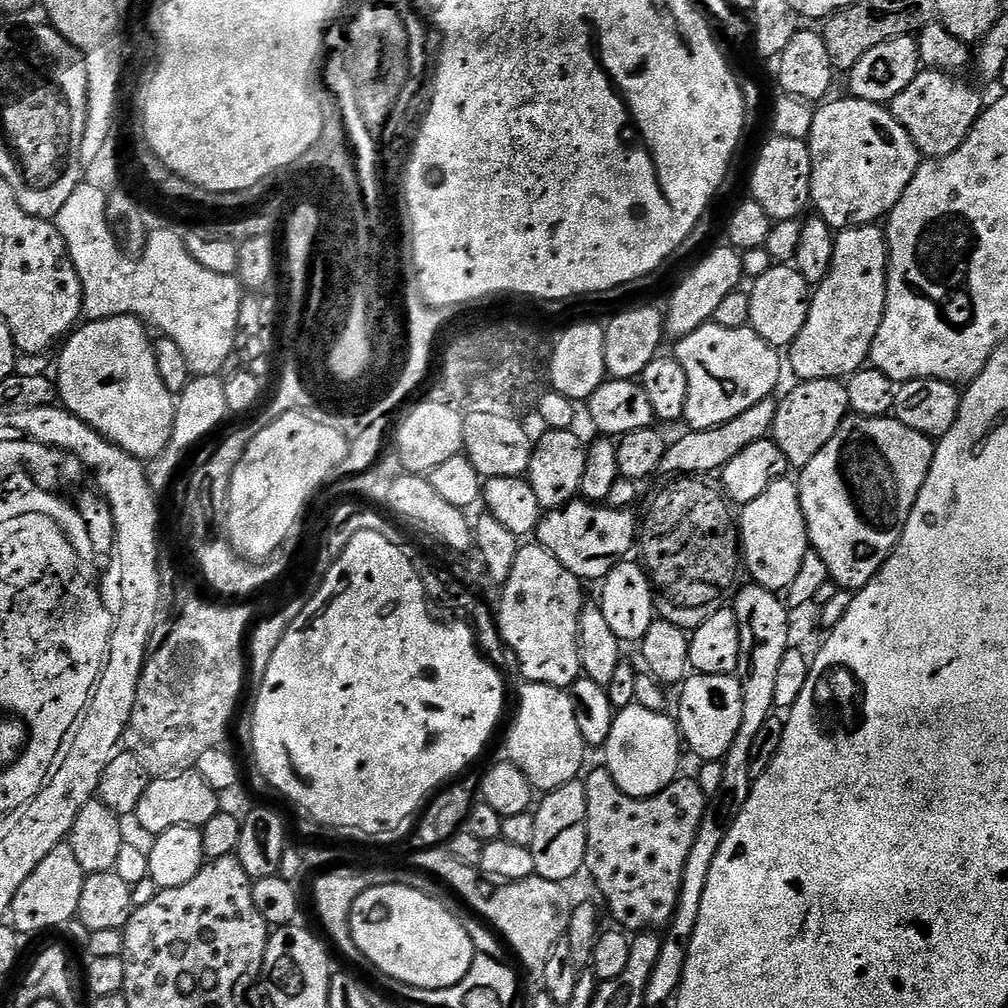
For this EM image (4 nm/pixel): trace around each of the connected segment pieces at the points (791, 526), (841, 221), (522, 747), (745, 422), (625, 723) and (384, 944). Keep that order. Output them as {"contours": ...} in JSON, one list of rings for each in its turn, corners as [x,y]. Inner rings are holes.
{"contours":[[[[795,479],[776,480],[754,502],[738,512],[738,531],[742,545],[742,564],[755,583],[768,592],[783,593],[798,578],[802,558],[810,551],[808,526],[800,501],[800,485]]],[[[829,99],[813,111],[810,134],[806,141],[812,159],[810,204],[820,211],[817,212],[819,219],[825,220],[833,230],[861,228],[864,224],[883,221],[900,201],[906,186],[910,186],[910,178],[914,178],[922,163],[920,152],[914,146],[910,134],[892,117],[885,105],[847,99]]],[[[525,683],[523,687],[520,692],[520,709],[508,732],[506,756],[518,766],[518,770],[522,770],[522,774],[526,774],[533,789],[540,791],[541,788],[541,793],[547,794],[555,788],[566,786],[585,771],[586,745],[582,730],[578,730],[576,707],[565,689],[530,683]]],[[[769,398],[750,406],[746,414],[734,418],[728,424],[723,424],[717,428],[706,428],[703,430],[685,431],[685,436],[681,440],[672,440],[668,445],[664,455],[663,471],[676,472],[672,474],[704,474],[700,472],[719,473],[724,465],[728,464],[746,450],[754,442],[765,439],[772,431],[772,423],[776,417],[777,401]]],[[[638,703],[616,712],[610,726],[610,738],[604,744],[603,763],[614,782],[628,796],[657,796],[681,775],[682,737],[677,721],[664,712],[646,710]]],[[[380,882],[374,888],[367,888],[361,896],[356,897],[356,901],[352,904],[352,914],[348,917],[350,926],[352,927],[352,941],[358,946],[358,950],[362,950],[365,961],[370,965],[373,964],[380,972],[388,975],[389,981],[397,980],[403,984],[410,986],[418,986],[419,988],[449,988],[458,982],[462,982],[466,978],[466,974],[472,965],[474,949],[472,949],[472,936],[464,929],[464,924],[447,908],[444,904],[439,904],[434,897],[428,896],[427,891],[419,888],[408,888],[404,884],[393,884],[391,882]]]]}

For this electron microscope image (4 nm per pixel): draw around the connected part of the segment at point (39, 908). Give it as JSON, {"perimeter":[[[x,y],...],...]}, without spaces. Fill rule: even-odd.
{"perimeter":[[[67,842],[54,846],[54,850],[50,850],[50,854],[46,854],[38,866],[34,866],[30,878],[18,886],[10,913],[12,927],[21,934],[44,932],[47,928],[59,930],[67,919],[75,917],[78,898],[82,898],[85,875],[82,866],[78,866],[78,857]]]}

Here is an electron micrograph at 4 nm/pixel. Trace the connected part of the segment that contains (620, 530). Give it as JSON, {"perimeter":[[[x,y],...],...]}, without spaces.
{"perimeter":[[[577,498],[562,508],[545,511],[541,515],[540,525],[536,527],[534,536],[540,547],[554,554],[554,558],[558,558],[558,562],[562,562],[562,566],[566,566],[566,570],[570,570],[570,574],[577,576],[580,581],[597,580],[600,582],[614,570],[617,563],[629,555],[627,552],[631,550],[632,543],[635,540],[637,543],[638,520],[635,520],[632,514],[631,511],[622,508],[609,508],[596,502]]]}

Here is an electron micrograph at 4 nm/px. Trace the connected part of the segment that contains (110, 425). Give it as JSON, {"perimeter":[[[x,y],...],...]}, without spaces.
{"perimeter":[[[115,316],[114,318],[106,318],[105,320],[88,320],[81,323],[63,341],[60,352],[60,376],[58,375],[58,400],[61,405],[72,415],[77,416],[82,422],[90,425],[95,432],[100,432],[116,444],[122,450],[126,450],[126,454],[130,454],[135,460],[143,462],[151,462],[156,456],[162,454],[166,450],[168,443],[171,440],[171,434],[174,430],[175,412],[177,401],[174,399],[174,394],[170,390],[166,390],[166,386],[162,382],[162,378],[158,372],[158,362],[152,357],[152,346],[154,343],[153,337],[148,337],[149,329],[146,327],[144,321],[139,320],[136,316]]]}

